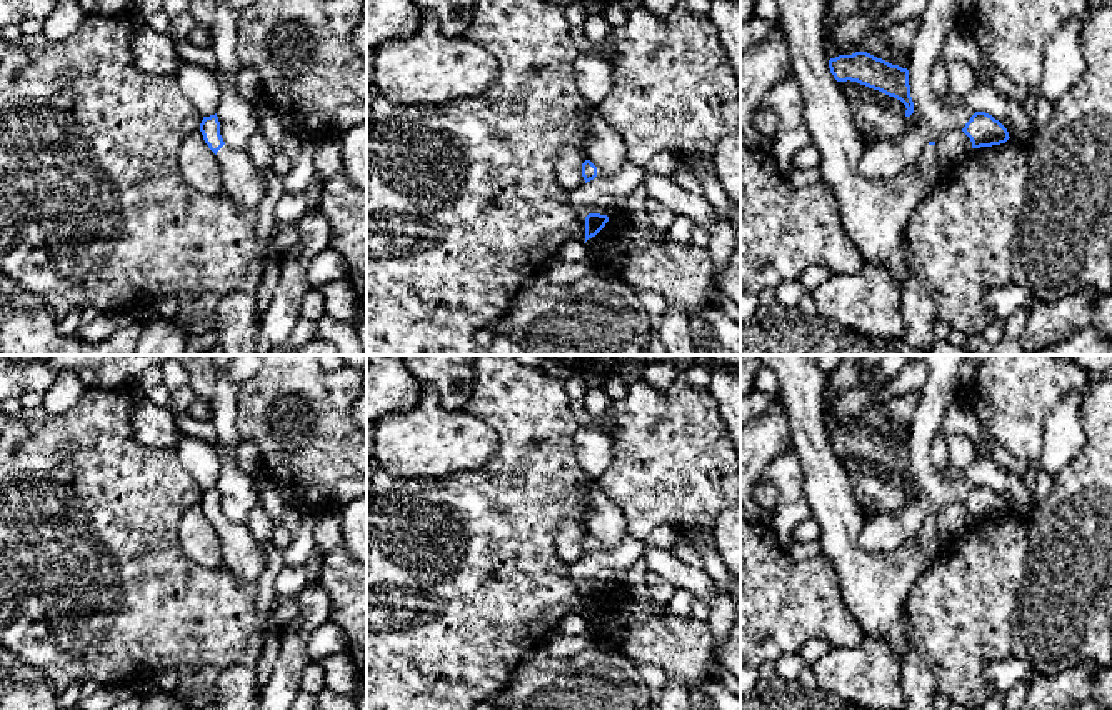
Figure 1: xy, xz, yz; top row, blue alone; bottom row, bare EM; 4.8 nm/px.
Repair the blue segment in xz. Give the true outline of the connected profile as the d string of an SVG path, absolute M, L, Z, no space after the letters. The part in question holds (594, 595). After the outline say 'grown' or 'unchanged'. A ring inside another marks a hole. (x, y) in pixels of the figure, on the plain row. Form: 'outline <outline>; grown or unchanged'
outline M589 587L585 590L585 615L592 610L595 610L609 595L607 588L600 587Z; unchanged

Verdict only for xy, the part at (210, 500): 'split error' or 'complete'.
split error

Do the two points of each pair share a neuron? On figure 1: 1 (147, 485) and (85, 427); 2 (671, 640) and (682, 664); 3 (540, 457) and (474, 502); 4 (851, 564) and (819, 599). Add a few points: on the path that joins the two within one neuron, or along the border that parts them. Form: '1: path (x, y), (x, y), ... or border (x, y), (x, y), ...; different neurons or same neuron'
1: path (132, 474), (100, 442); same neuron
2: path (676, 645), (682, 652), (682, 659); same neuron
3: path (524, 469), (510, 469), (490, 489); same neuron
4: border (822, 552), (834, 569), (841, 597), (852, 614); different neurons

